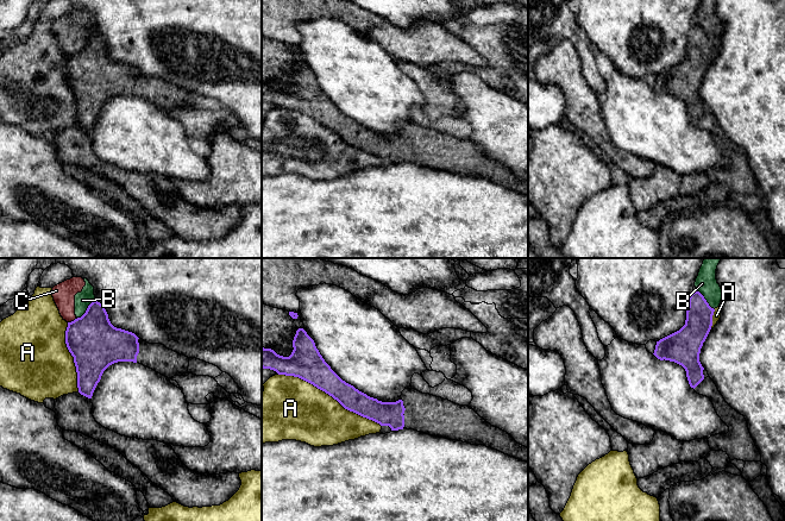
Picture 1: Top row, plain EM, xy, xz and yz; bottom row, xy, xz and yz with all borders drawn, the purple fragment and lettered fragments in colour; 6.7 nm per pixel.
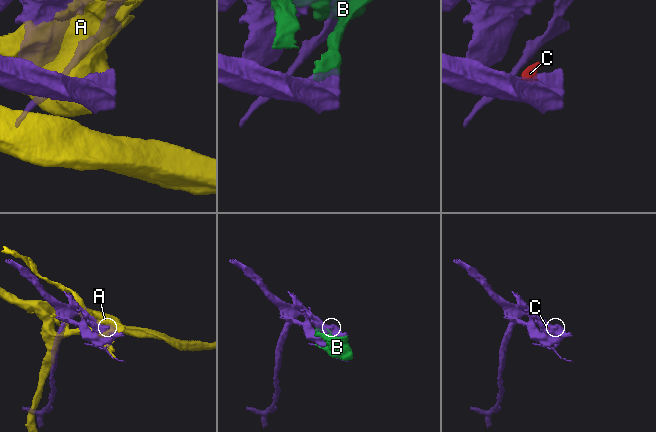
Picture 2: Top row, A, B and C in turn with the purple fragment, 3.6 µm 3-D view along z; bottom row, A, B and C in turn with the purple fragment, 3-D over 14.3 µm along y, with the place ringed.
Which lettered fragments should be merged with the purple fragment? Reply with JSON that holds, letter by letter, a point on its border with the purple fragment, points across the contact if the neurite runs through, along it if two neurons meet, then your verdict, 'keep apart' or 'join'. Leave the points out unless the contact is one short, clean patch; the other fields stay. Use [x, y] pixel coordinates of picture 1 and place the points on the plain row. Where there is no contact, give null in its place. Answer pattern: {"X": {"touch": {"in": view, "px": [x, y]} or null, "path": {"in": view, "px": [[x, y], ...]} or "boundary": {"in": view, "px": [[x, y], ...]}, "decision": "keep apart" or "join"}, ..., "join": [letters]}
{"A": {"touch": {"in": "xz", "px": [330, 129]}, "decision": "keep apart"}, "B": {"touch": {"in": "xy", "px": [87, 43]}, "decision": "keep apart"}, "C": {"touch": {"in": "xy", "px": [74, 54]}, "boundary": {"in": "xy", "px": [[77, 51], [68, 56]]}, "decision": "keep apart"}, "join": []}

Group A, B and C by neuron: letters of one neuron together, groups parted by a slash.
A / B C

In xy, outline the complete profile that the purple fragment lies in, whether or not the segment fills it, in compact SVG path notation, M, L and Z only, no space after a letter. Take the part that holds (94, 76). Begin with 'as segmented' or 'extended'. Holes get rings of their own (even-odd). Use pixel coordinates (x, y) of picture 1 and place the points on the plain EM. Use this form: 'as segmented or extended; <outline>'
extended; M93 34L81 51L68 56L65 77L74 90L78 126L88 132L103 105L118 95L139 96L168 112L189 107L188 90L114 61L98 34Z

